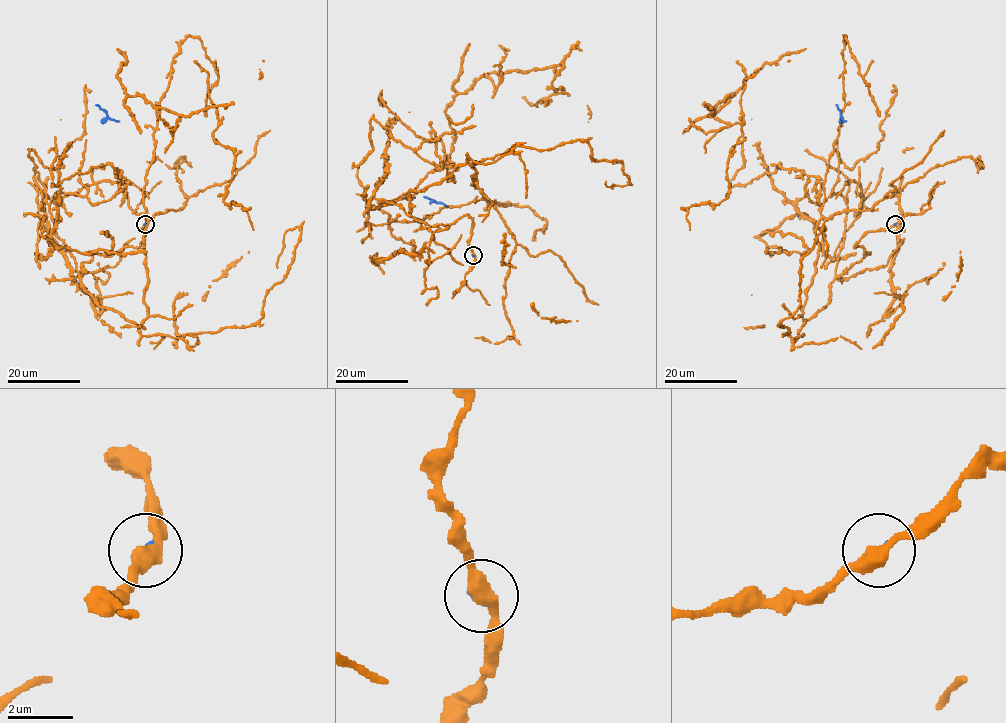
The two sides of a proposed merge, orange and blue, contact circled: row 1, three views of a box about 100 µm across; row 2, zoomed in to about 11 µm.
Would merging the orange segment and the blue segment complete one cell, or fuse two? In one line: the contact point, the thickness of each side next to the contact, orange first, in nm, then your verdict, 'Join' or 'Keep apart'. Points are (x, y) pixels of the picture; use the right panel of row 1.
Place: (895, 224). Thickness 400 nm (orange) against 70 nm. Keep apart

